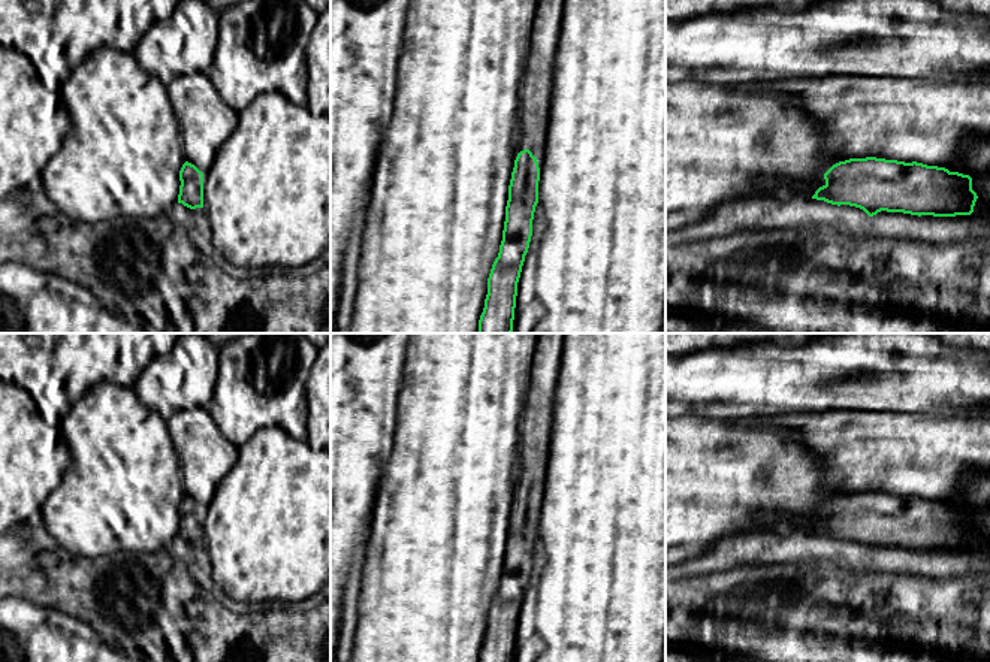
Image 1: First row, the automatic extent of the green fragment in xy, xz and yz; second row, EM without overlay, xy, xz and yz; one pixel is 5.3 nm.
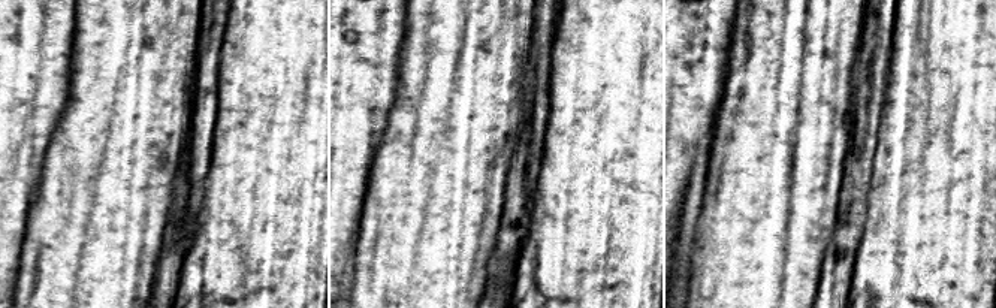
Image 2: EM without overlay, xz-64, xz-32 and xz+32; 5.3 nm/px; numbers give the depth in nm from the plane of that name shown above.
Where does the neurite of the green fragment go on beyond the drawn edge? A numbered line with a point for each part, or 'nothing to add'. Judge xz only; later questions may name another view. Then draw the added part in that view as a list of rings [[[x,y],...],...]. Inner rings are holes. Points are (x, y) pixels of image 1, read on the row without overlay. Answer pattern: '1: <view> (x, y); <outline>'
1: xz (536, 423); [[[538,333],[538,341],[532,362],[529,393],[526,397],[525,411],[519,423],[520,454],[523,469],[517,489],[523,484],[529,484],[532,490],[537,492],[537,486],[543,483],[546,474],[547,456],[550,451],[553,400],[561,366],[564,339],[565,333]]]

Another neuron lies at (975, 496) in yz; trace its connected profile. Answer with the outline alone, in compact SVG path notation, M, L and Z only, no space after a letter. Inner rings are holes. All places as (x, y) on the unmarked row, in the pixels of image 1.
M990 472L968 474L965 489L959 496L945 501L945 504L972 513L972 525L978 533L971 551L990 554Z

